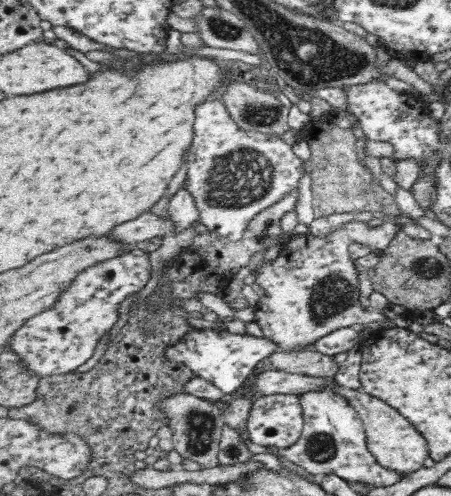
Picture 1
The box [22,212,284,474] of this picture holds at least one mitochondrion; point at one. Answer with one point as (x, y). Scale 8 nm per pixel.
(199, 425)

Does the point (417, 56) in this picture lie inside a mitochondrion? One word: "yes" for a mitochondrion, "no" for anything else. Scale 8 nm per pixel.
no

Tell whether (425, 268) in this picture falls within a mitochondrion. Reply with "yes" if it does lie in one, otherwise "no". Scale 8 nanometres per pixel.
yes

